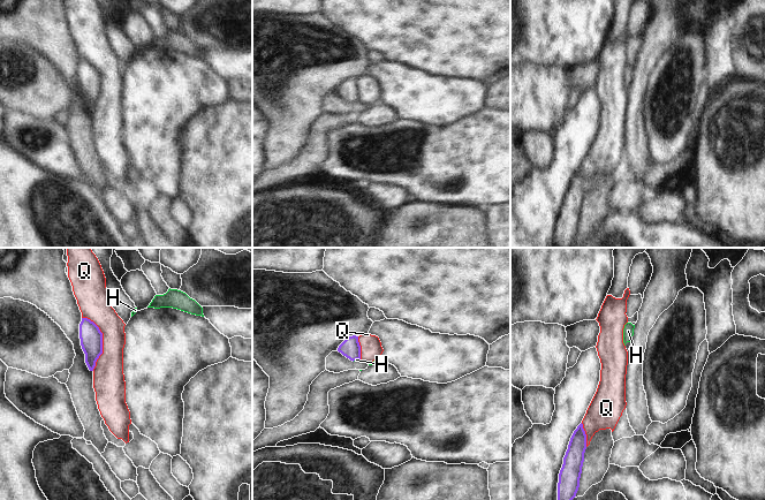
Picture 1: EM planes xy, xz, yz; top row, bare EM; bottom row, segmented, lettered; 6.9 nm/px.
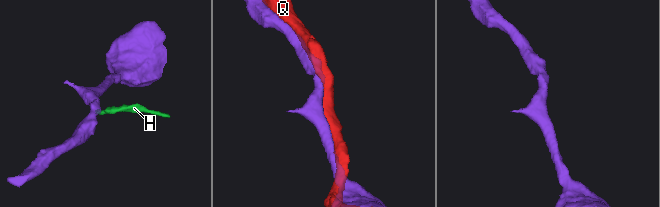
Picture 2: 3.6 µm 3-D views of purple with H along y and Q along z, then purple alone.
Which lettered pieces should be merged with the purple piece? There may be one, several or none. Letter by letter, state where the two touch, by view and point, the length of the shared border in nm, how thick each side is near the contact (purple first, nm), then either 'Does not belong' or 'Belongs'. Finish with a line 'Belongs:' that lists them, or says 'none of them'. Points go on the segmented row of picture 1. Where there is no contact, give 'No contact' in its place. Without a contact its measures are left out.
H: Touches purple at xz (356, 358). Shared border 60 nm. Thickness 140 nm (purple) against 20 nm. Does not belong
Q: Touches purple at xy (101, 341). Shared border 380 nm. Thickness 160 nm (purple) against 220 nm. Does not belong
Belongs: none of them.

